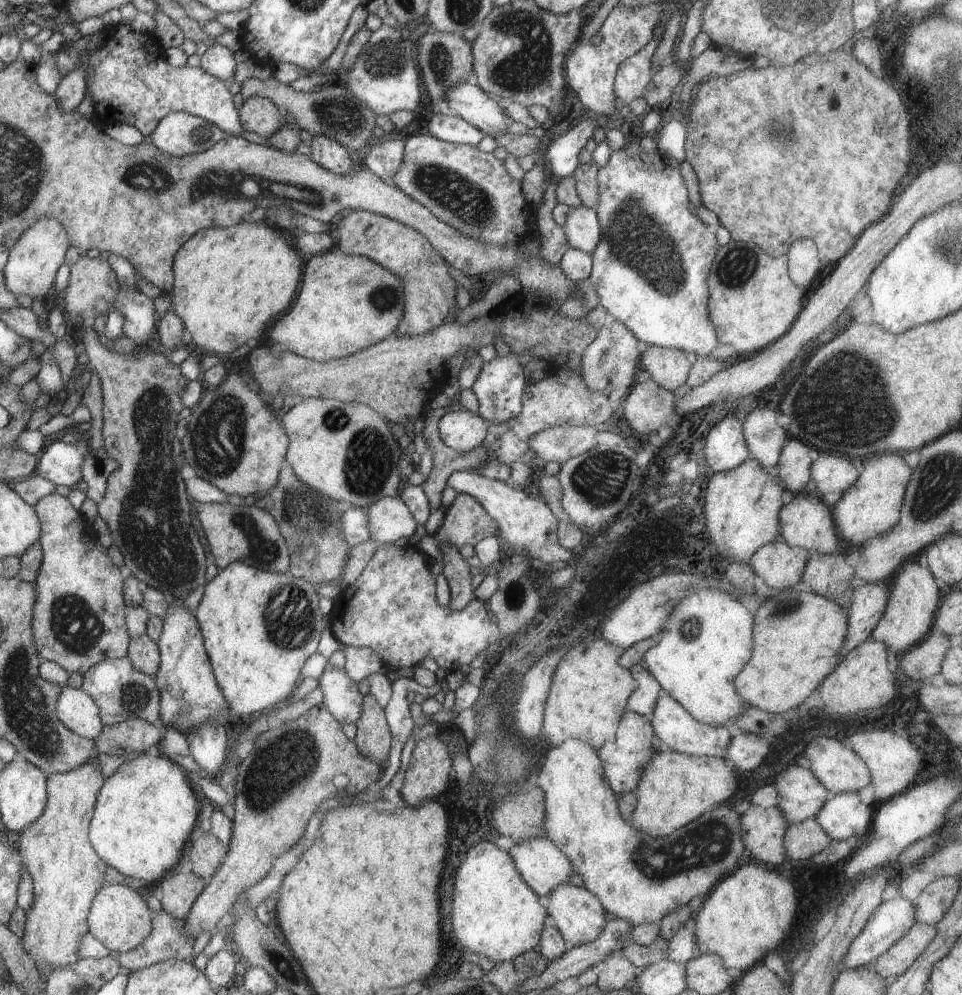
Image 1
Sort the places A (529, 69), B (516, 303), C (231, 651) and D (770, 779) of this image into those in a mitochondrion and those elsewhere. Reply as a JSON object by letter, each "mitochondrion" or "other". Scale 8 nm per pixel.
{"A":"mitochondrion","B":"other","C":"other","D":"other"}

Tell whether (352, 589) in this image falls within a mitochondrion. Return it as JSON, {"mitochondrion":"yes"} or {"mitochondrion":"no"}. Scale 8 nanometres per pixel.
{"mitochondrion":"no"}

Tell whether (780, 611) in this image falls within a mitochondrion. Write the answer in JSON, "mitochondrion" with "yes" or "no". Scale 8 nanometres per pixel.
{"mitochondrion":"yes"}

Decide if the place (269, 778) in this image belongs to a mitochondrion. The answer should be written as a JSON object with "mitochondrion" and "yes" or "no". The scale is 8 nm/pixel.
{"mitochondrion":"yes"}

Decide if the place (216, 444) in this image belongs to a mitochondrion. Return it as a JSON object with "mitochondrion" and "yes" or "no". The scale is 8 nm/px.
{"mitochondrion":"yes"}

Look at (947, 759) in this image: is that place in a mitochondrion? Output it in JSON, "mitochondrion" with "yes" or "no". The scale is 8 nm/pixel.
{"mitochondrion":"no"}

